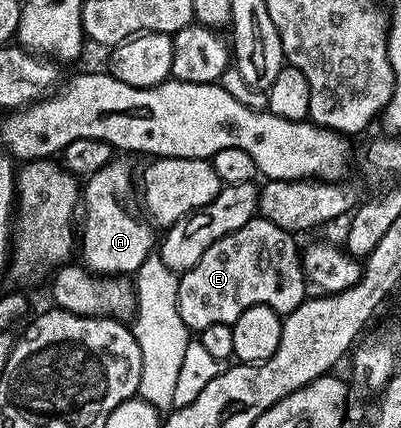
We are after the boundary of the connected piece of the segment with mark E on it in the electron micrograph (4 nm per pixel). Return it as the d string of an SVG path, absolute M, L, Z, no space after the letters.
M255 218L242 224L232 234L212 242L204 252L204 258L192 266L192 270L181 273L178 282L178 313L187 328L195 333L204 330L204 326L217 324L233 325L252 306L268 306L273 312L285 314L296 310L307 299L308 281L302 269L299 245L294 245L295 237L271 220Z

